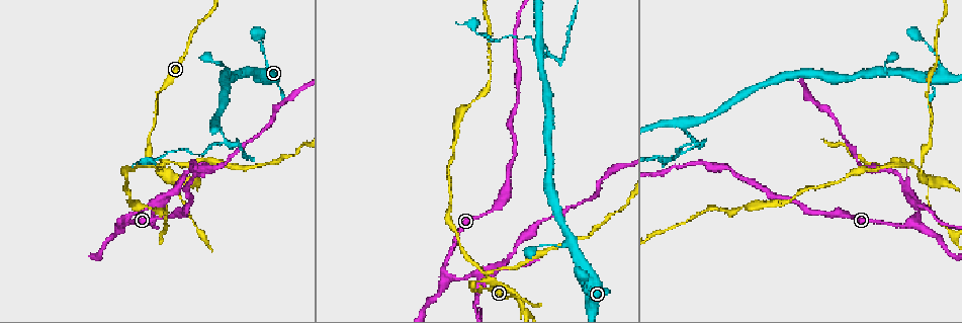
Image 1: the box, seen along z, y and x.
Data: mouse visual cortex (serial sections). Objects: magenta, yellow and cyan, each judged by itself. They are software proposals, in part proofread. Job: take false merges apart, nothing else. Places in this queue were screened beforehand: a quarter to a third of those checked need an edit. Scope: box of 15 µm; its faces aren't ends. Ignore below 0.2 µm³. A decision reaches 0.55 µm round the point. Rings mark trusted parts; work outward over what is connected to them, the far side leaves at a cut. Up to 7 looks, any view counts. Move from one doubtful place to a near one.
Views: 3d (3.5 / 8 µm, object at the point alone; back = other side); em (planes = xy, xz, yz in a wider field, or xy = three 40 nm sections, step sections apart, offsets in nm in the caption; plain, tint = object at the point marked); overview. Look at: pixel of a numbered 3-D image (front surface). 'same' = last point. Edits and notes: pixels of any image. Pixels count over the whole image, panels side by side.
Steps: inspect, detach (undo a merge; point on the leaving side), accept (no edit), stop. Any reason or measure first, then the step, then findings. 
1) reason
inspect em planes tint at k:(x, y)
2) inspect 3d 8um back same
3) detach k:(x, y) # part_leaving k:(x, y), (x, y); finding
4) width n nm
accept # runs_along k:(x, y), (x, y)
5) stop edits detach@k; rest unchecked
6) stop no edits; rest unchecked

arms part here
inspect 3d 8um at 1:(445, 270)

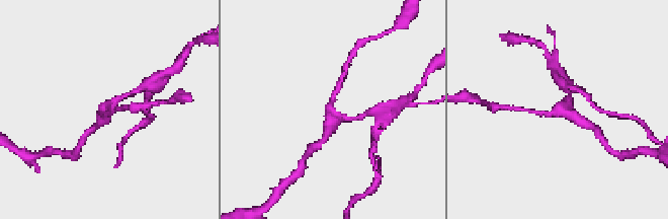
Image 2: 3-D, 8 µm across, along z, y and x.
arms 3; arm_widths 150, 200, 400 nm
inspect em xy step 5 tint at 2:(328, 110)

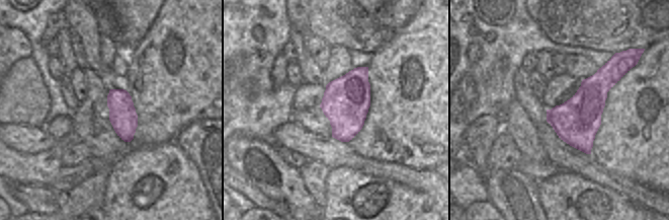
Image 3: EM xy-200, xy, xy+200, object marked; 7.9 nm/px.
accept # runs_along 2:(535, 112), (554, 113), (571, 95); one cell here

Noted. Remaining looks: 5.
inspect 3d 8um at 1:(919, 171)

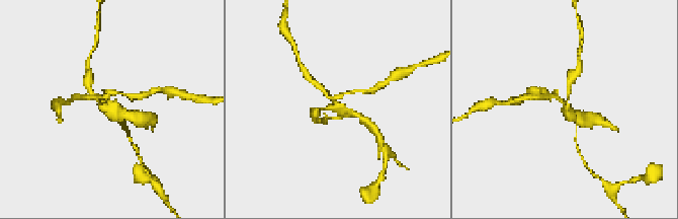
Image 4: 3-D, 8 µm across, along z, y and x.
inspect 3d 3.5um back at 4:(566, 105)

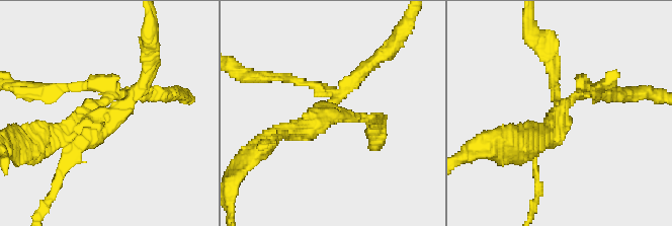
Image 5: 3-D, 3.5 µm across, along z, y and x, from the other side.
arms 4; arm_widths 150, 150, 150, 200 nm; need the tissue
inspect em xy step 2 tint at 5:(558, 116)

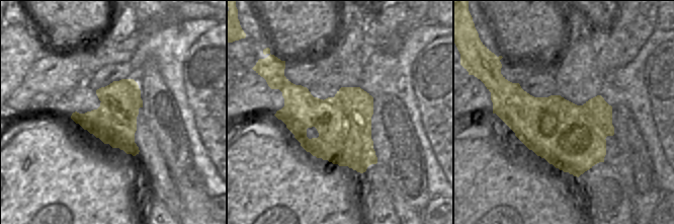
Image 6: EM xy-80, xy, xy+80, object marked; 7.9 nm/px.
detach 5:(312, 85) # part_leaving 5:(333, 100), (396, 44); a second cell is stuck on

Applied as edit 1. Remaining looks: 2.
sharp bend
inspect 3d 3.5um at 1:(547, 53)

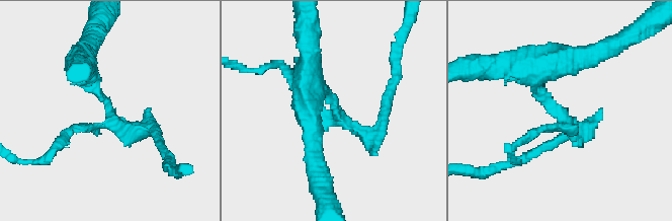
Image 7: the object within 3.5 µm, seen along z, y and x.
inspect em xy step 5 tint at 7:(334, 117)

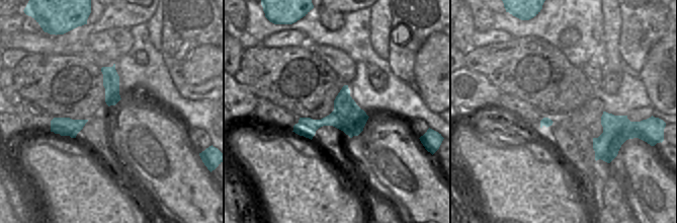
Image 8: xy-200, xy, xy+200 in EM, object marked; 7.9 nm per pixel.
width 240 nm
detach 7:(559, 127) # part_leaving 7:(550, 102), (563, 127), (521, 140); two cells meet here

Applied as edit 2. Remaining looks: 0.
stop edits detach@5, detach@7; rest unchecked

